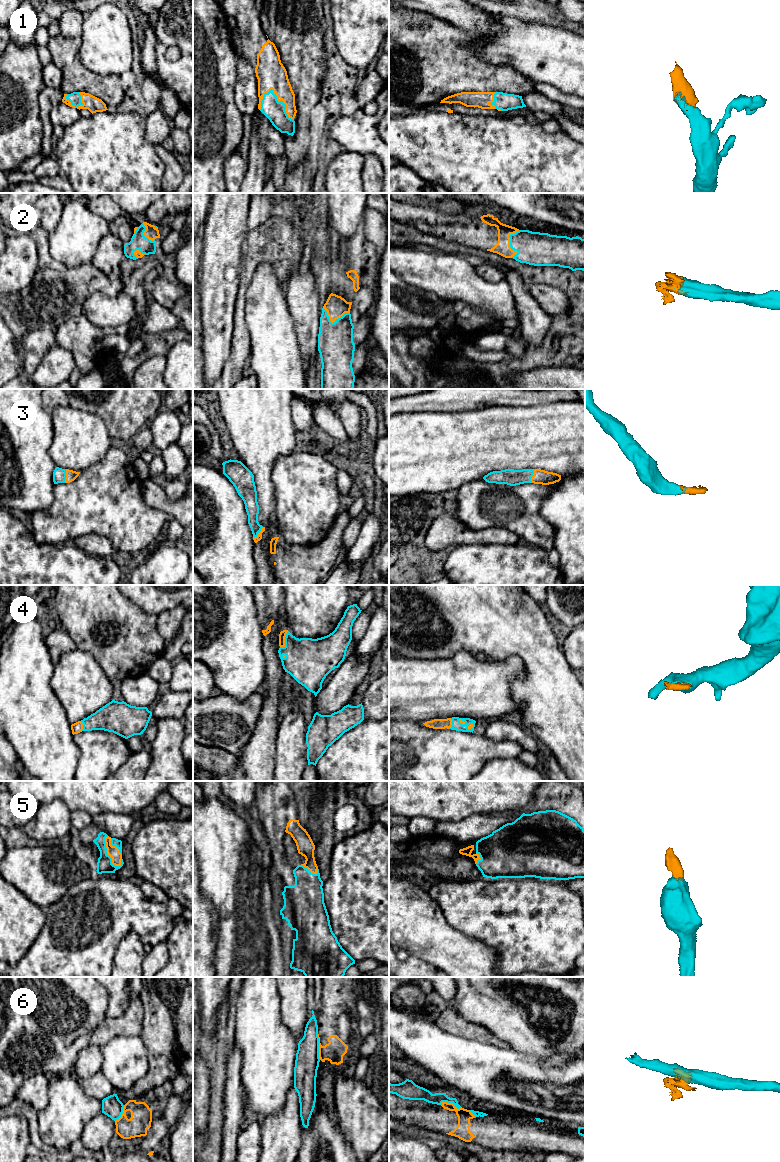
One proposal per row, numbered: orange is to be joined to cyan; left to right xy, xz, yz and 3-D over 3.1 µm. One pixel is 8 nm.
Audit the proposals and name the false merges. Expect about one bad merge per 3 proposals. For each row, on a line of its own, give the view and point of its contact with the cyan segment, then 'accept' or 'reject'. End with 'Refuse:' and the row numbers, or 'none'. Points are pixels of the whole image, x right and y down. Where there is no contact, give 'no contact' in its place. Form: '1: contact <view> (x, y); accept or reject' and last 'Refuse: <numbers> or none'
1: contact xz (281, 100); accept
2: contact yz (510, 243); accept
3: contact xy (65, 476); accept
4: contact xz (285, 640); accept
5: contact xy (106, 854); accept
6: contact xz (318, 1047); reject
Refuse: 6

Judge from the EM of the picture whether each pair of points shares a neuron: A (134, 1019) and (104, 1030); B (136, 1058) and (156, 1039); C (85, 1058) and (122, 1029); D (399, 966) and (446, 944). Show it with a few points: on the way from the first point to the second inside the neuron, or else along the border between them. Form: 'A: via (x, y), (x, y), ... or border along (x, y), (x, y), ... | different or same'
A: via (127, 1025), (111, 1027) | same
B: border along (139, 1036), (147, 1050), (148, 1070), (146, 1073) | different
C: via (95, 1048), (112, 1029) | same
D: border along (409, 955), (415, 955), (435, 966) | different

